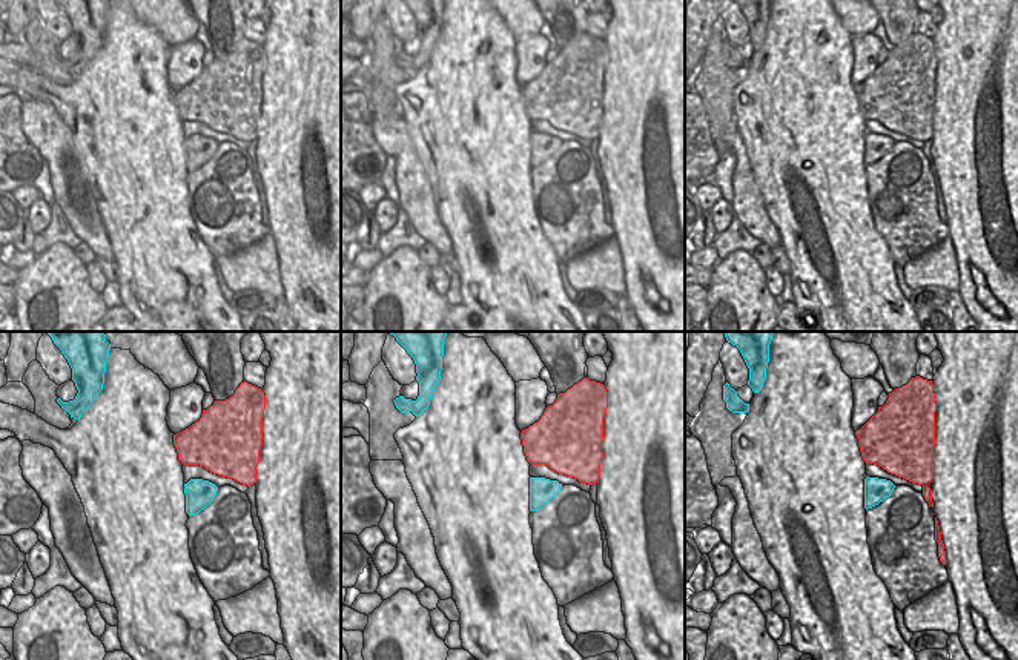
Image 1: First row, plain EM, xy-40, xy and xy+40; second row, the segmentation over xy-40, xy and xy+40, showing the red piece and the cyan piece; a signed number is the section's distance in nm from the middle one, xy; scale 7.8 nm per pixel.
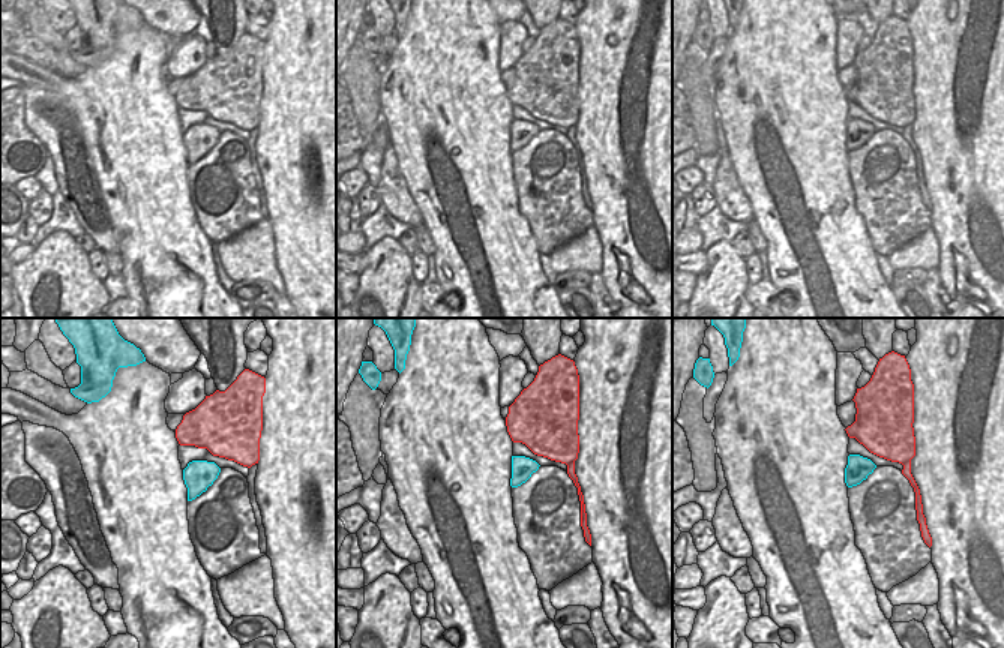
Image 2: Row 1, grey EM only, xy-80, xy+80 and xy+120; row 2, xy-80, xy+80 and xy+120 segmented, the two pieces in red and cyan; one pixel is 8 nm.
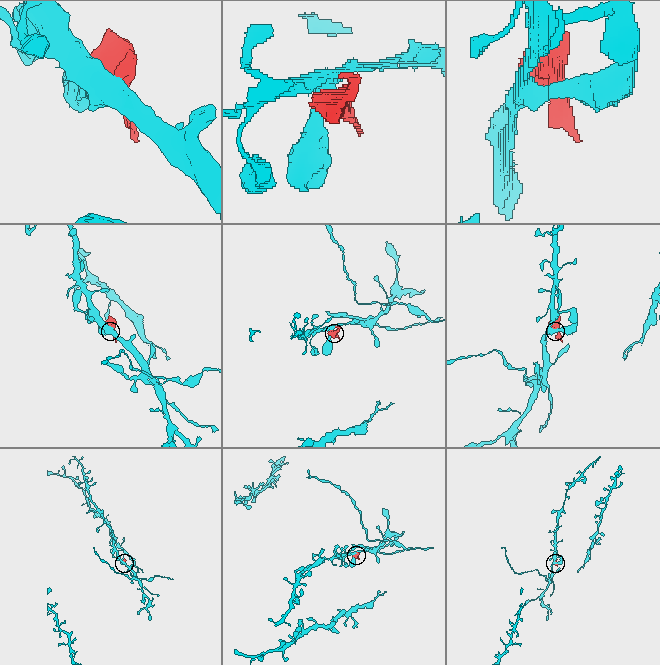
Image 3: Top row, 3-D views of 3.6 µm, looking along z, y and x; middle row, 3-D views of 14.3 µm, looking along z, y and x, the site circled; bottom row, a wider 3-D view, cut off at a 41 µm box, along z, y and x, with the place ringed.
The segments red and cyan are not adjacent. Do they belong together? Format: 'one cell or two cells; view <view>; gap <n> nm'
two cells; view xy+40; gap 60 nm

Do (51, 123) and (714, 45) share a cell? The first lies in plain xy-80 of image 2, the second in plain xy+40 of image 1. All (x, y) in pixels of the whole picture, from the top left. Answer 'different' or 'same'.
different

